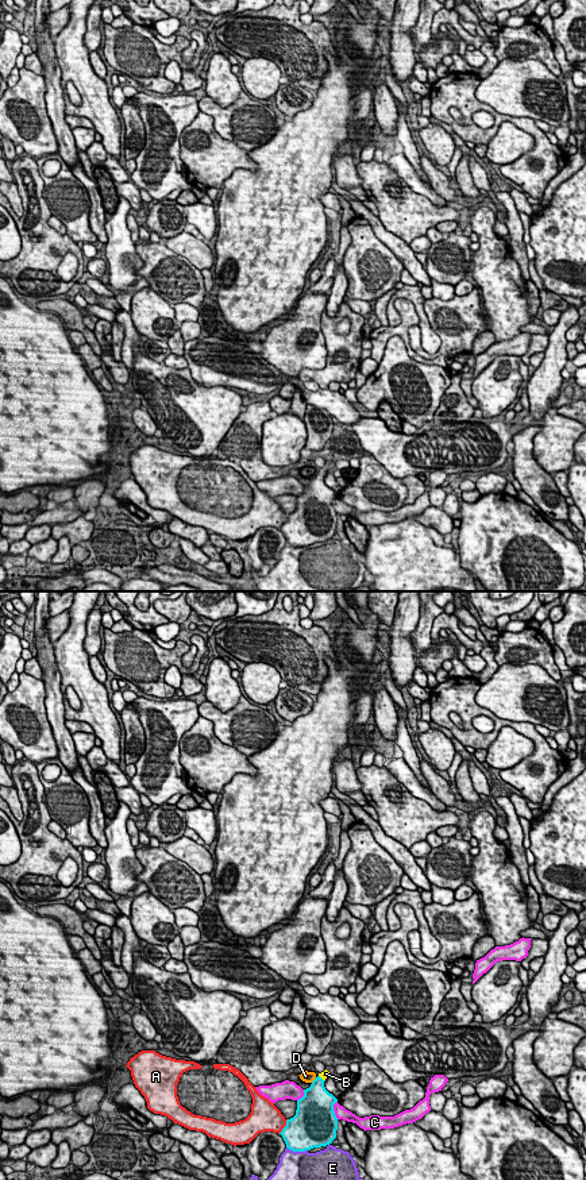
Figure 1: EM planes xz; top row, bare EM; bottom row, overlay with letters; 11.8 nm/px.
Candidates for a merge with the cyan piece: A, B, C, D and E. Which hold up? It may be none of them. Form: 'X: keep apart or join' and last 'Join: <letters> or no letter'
A: keep apart
B: join
C: keep apart
D: keep apart
E: keep apart
Join: B

